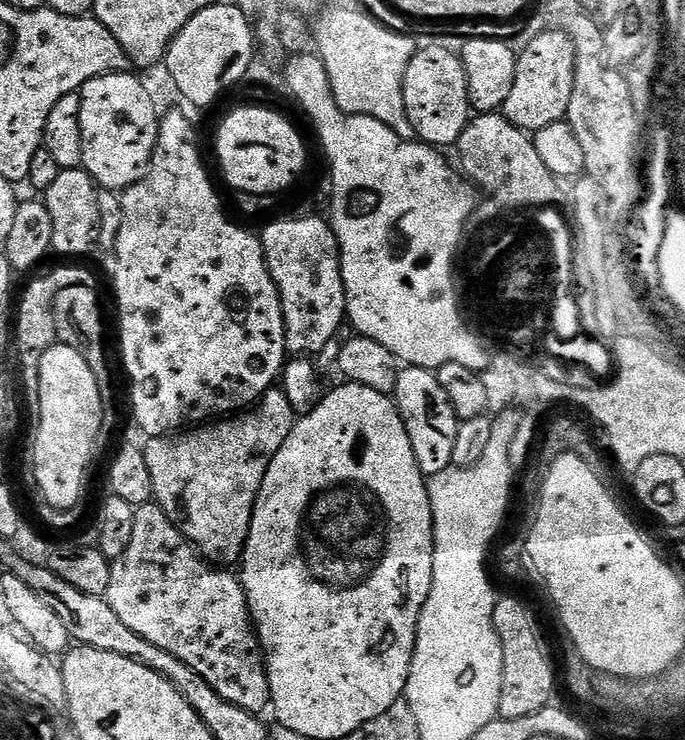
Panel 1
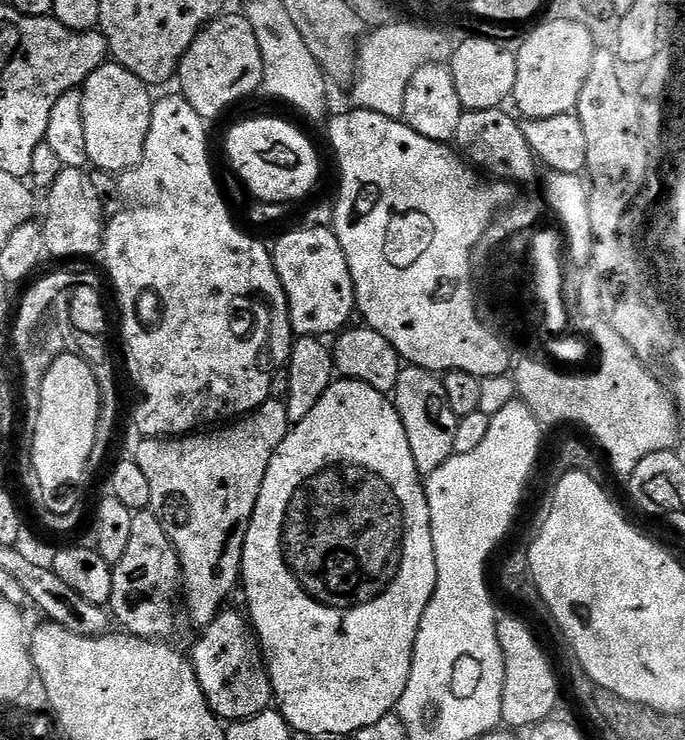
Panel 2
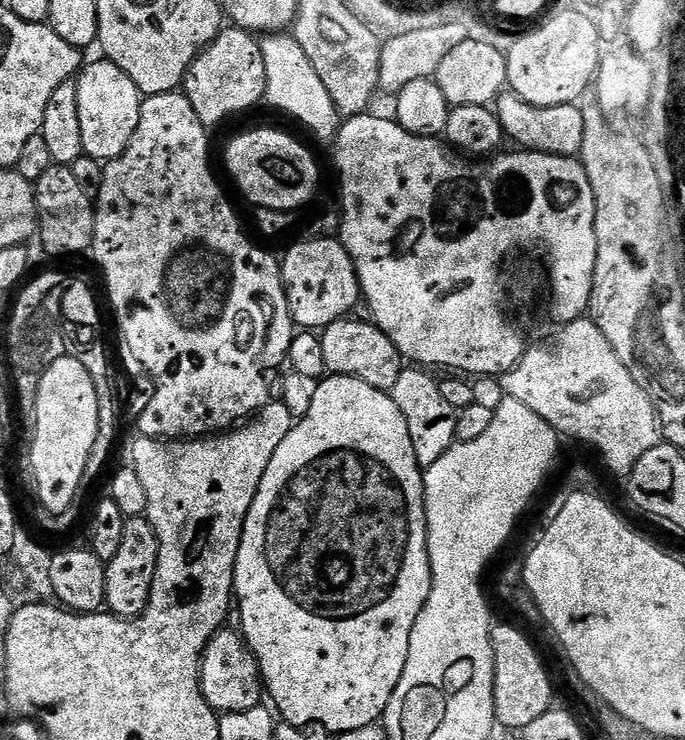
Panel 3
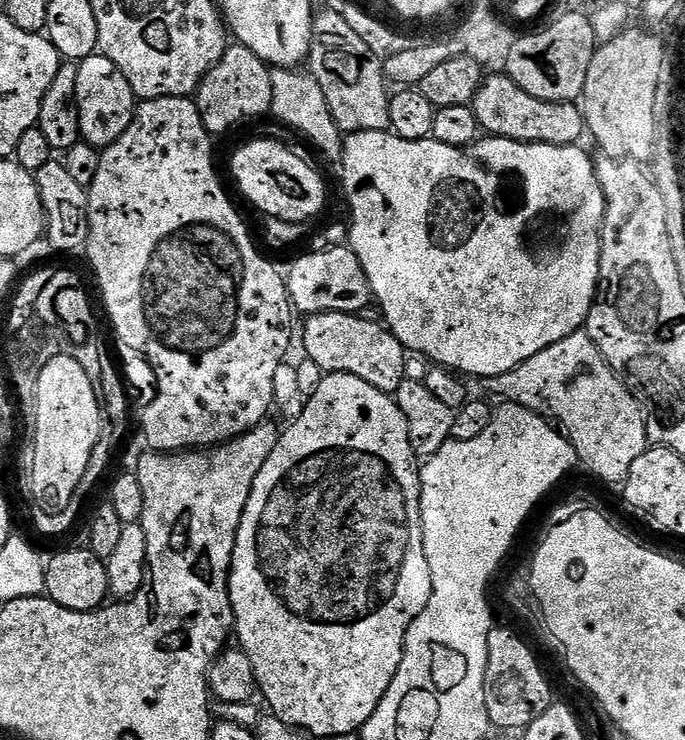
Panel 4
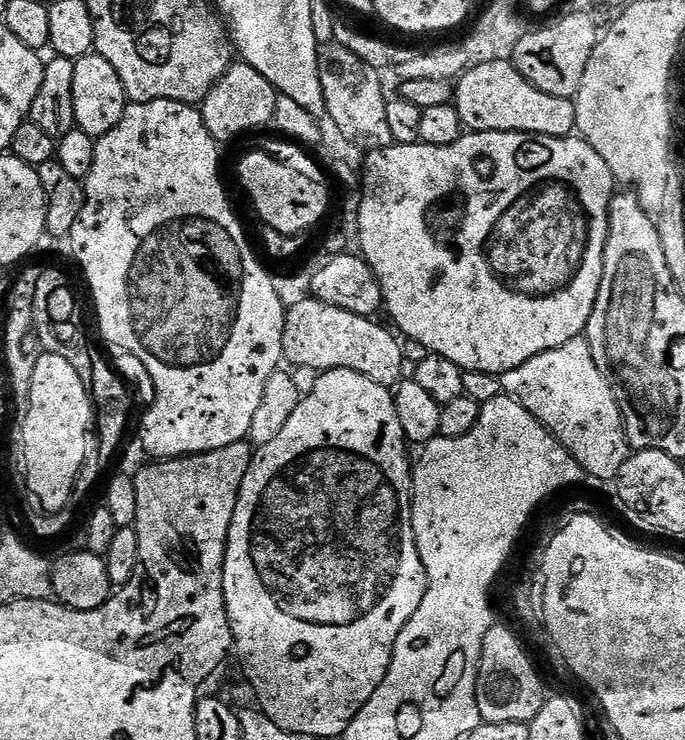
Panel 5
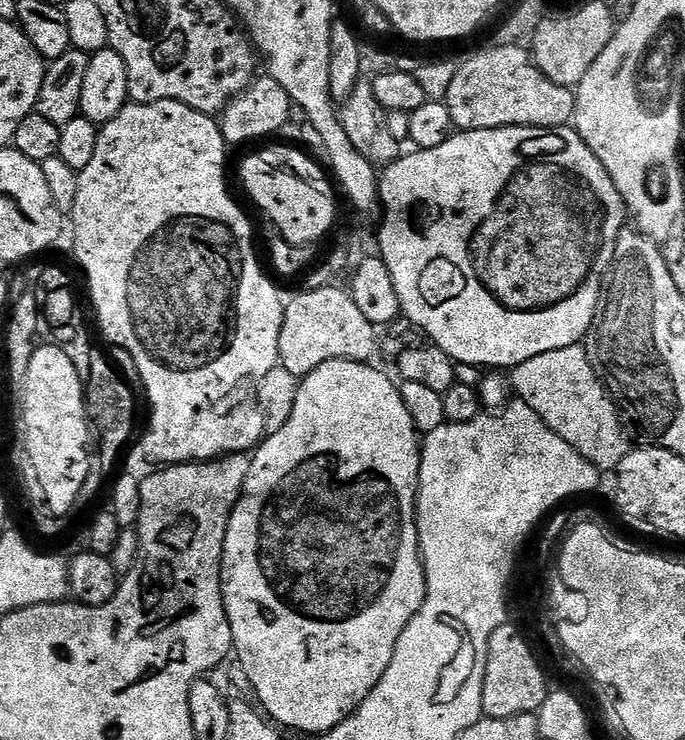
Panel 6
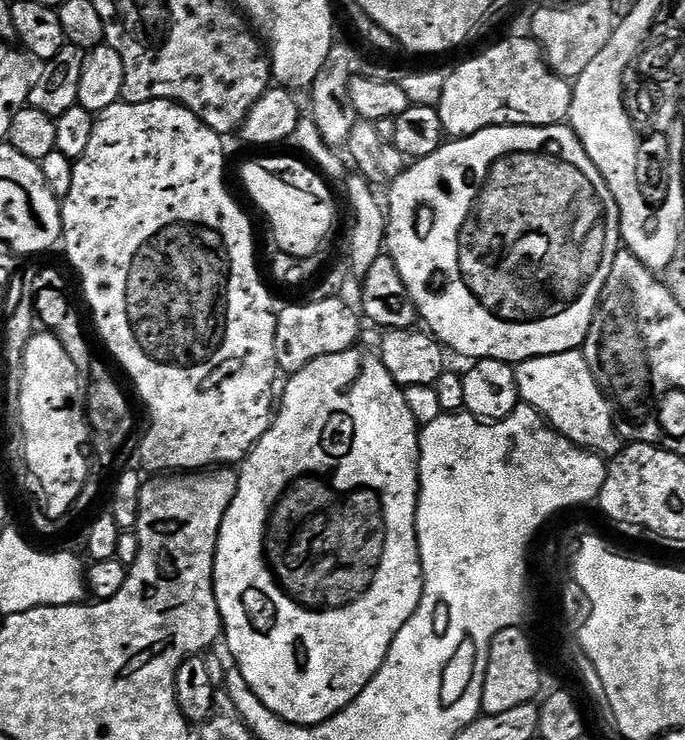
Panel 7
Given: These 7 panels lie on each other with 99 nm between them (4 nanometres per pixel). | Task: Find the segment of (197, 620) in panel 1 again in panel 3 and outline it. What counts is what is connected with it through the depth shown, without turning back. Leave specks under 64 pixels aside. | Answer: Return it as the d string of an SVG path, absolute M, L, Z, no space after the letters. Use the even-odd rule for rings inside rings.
M147 515L129 516L122 526L122 543L118 546L118 554L106 561L106 598L107 611L113 616L131 618L140 616L148 604L150 590L154 582L154 574L158 566L158 538L150 526ZM221 630L213 636L200 666L200 688L206 702L220 714L252 710L260 706L266 696L256 655L239 631L228 631Z

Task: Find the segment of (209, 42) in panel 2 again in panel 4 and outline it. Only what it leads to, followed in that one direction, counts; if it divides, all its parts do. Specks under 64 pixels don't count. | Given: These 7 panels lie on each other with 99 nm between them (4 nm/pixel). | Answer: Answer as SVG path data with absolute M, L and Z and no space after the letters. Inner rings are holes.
M237 43L227 48L220 61L206 74L200 89L194 93L194 103L206 130L210 134L228 132L247 120L267 117L272 111L272 71L262 58L258 58L258 54L254 54L254 50Z

